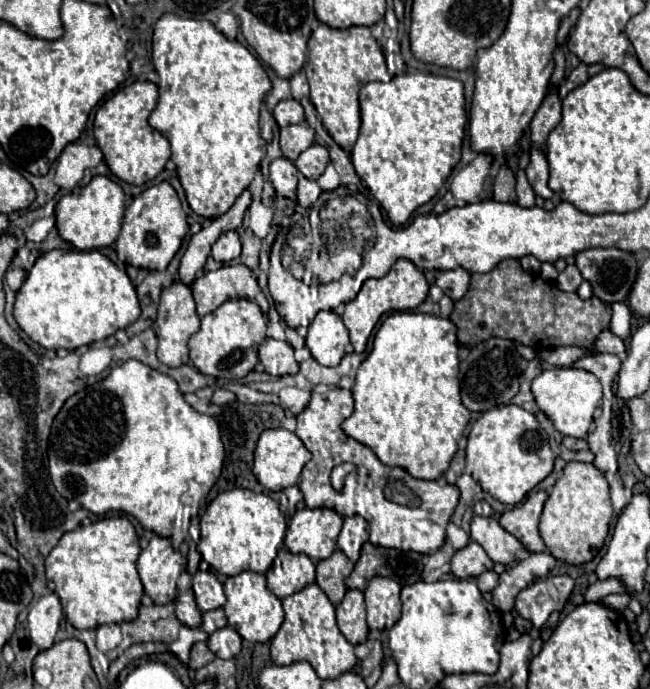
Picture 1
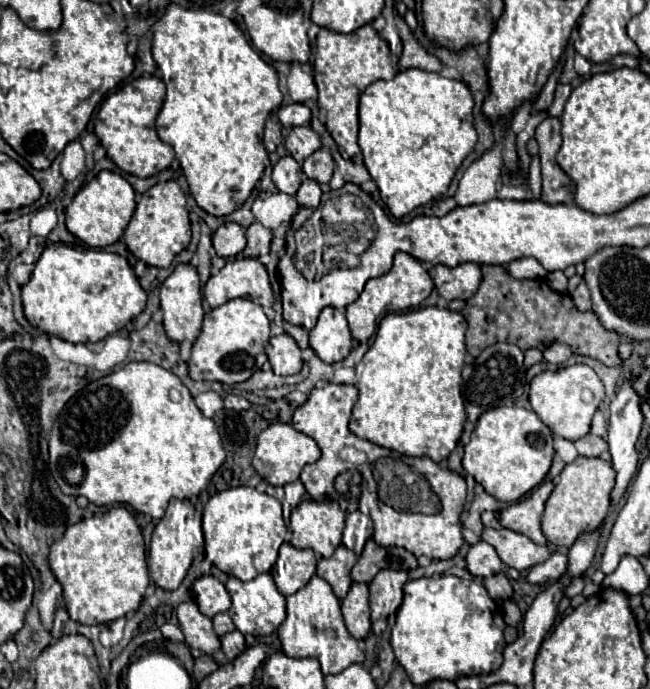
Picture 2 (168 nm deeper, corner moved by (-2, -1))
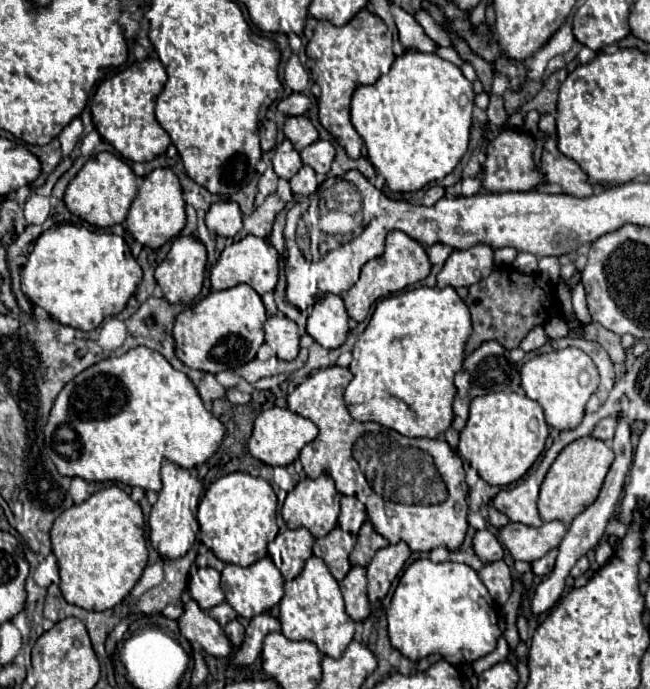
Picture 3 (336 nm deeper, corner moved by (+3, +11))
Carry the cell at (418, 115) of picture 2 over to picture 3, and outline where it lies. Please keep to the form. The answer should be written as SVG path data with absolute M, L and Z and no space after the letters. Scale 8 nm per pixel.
M405 52L395 58L389 74L381 76L371 86L359 86L351 100L351 122L367 146L367 156L375 170L385 178L393 192L415 192L429 182L445 178L467 152L471 114L473 114L473 84L463 76L461 68L443 60L437 54Z

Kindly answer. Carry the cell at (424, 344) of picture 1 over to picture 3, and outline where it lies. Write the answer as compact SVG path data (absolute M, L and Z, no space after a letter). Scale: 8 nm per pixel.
M419 286L419 288L409 288L405 292L399 292L399 294L393 294L389 298L383 298L377 302L375 310L373 310L373 316L365 328L365 332L357 338L355 346L353 346L353 362L349 366L351 374L353 374L353 380L349 382L347 390L345 390L345 404L349 408L349 414L359 420L359 422L379 422L381 426L387 426L387 428L393 428L397 432L401 432L403 436L409 436L409 438L437 438L441 436L453 422L453 396L455 396L455 386L453 386L453 376L461 370L461 364L463 364L463 352L465 352L465 344L467 344L467 338L471 336L471 314L469 314L469 308L465 306L465 302L459 298L459 294L453 290L453 288L427 288L427 286Z

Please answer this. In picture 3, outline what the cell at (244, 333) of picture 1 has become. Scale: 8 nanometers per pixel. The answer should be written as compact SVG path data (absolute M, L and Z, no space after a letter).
M237 284L229 290L213 290L203 300L195 302L193 306L187 306L181 314L175 316L173 326L173 338L175 338L175 354L177 358L195 370L203 370L209 374L217 374L223 370L237 370L243 364L251 362L264 343L263 325L267 320L267 312L261 296L249 286L249 284Z

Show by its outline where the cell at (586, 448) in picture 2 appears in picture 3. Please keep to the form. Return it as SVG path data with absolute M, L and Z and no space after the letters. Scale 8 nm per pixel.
M605 418L605 420L599 420L599 424L595 426L593 434L595 438L601 438L605 442L611 442L613 440L613 434L615 434L615 426L617 426L617 420L615 418Z

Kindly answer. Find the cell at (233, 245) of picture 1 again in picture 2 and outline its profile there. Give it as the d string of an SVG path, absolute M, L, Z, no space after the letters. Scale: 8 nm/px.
M234 222L222 224L212 238L214 250L220 258L234 258L238 256L244 248L246 248L246 236L244 236L244 228L240 228Z

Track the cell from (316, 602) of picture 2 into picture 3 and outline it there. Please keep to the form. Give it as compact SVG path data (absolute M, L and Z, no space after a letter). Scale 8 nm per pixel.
M311 556L303 572L285 584L285 596L279 602L279 620L281 632L289 640L315 642L321 654L333 658L339 658L345 652L355 634L355 622L345 612L341 588L325 562L317 556Z

